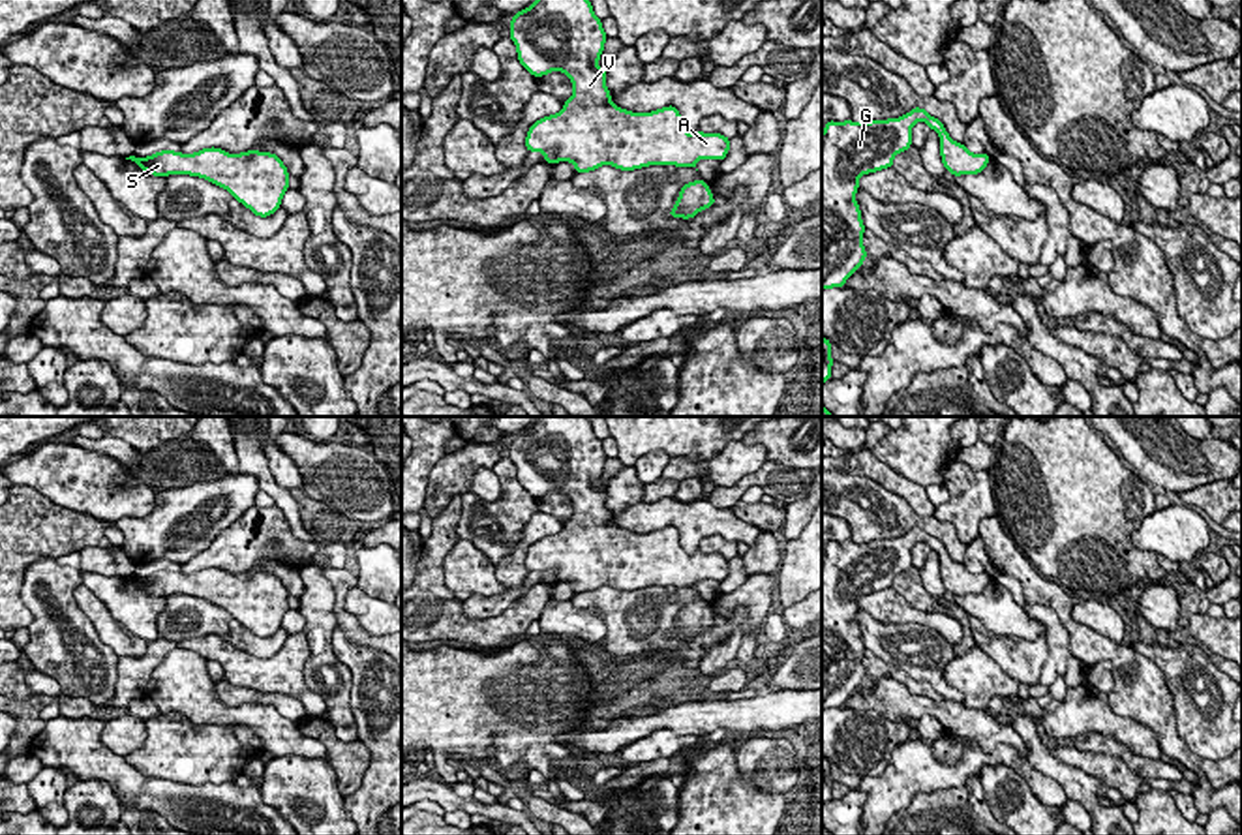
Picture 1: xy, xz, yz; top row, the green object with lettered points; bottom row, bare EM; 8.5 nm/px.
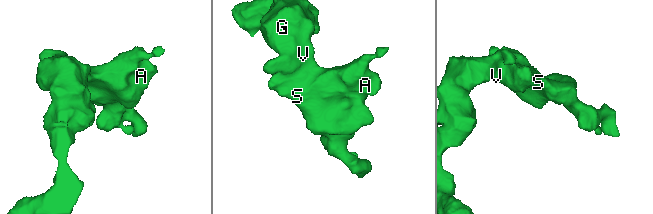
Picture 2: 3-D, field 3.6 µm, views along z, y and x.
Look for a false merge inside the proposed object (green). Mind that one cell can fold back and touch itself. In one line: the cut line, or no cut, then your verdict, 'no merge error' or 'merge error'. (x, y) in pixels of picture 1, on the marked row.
cut none; no merge error

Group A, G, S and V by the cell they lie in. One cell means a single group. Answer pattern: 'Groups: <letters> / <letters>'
Groups: A G S V

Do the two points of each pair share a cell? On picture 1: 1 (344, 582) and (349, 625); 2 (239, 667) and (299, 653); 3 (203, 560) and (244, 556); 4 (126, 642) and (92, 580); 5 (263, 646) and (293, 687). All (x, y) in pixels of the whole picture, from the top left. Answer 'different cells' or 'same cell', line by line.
1: same cell
2: same cell
3: same cell
4: different cells
5: different cells

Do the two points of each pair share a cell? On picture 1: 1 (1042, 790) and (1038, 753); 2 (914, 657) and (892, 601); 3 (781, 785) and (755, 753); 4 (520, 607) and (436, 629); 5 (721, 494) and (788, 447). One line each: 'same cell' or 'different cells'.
1: different cells
2: different cells
3: same cell
4: same cell
5: different cells

